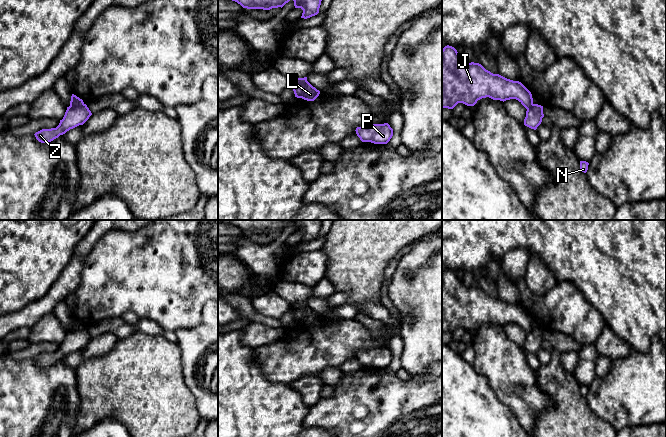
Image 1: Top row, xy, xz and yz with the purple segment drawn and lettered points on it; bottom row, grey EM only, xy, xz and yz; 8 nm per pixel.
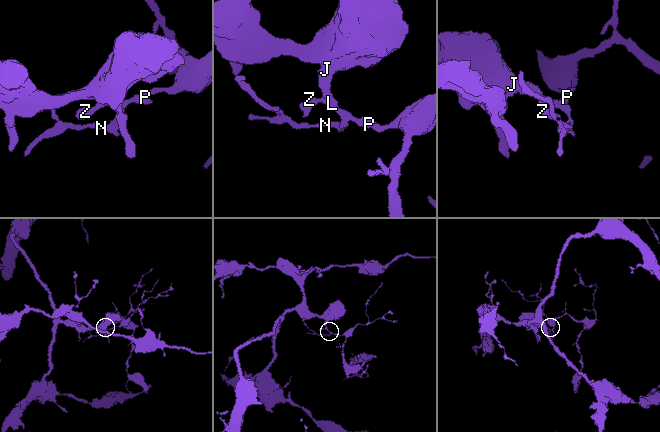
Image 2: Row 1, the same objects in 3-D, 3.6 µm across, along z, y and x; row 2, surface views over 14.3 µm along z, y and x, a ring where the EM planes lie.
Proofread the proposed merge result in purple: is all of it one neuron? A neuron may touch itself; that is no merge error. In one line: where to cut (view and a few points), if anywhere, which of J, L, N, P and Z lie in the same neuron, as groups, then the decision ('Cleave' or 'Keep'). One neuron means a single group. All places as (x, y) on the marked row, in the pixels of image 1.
Split along xz (306, 80), (302, 83), (292, 83). Groups: J / L N P Z. Cleave

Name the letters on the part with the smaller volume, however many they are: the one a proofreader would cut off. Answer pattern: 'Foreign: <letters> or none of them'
Foreign: L, N, P, Z

